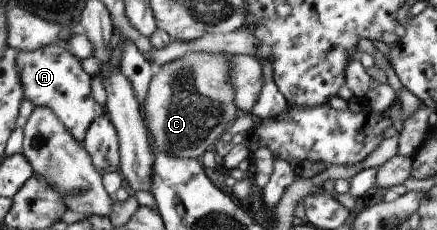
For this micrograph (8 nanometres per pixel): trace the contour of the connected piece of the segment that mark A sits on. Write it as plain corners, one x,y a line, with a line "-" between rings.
52,44
34,51
19,51
16,63
19,63
26,99
37,107
50,107
70,131
70,135
84,143
90,126
106,113
106,107
94,99
93,76
84,71
80,60
65,47

